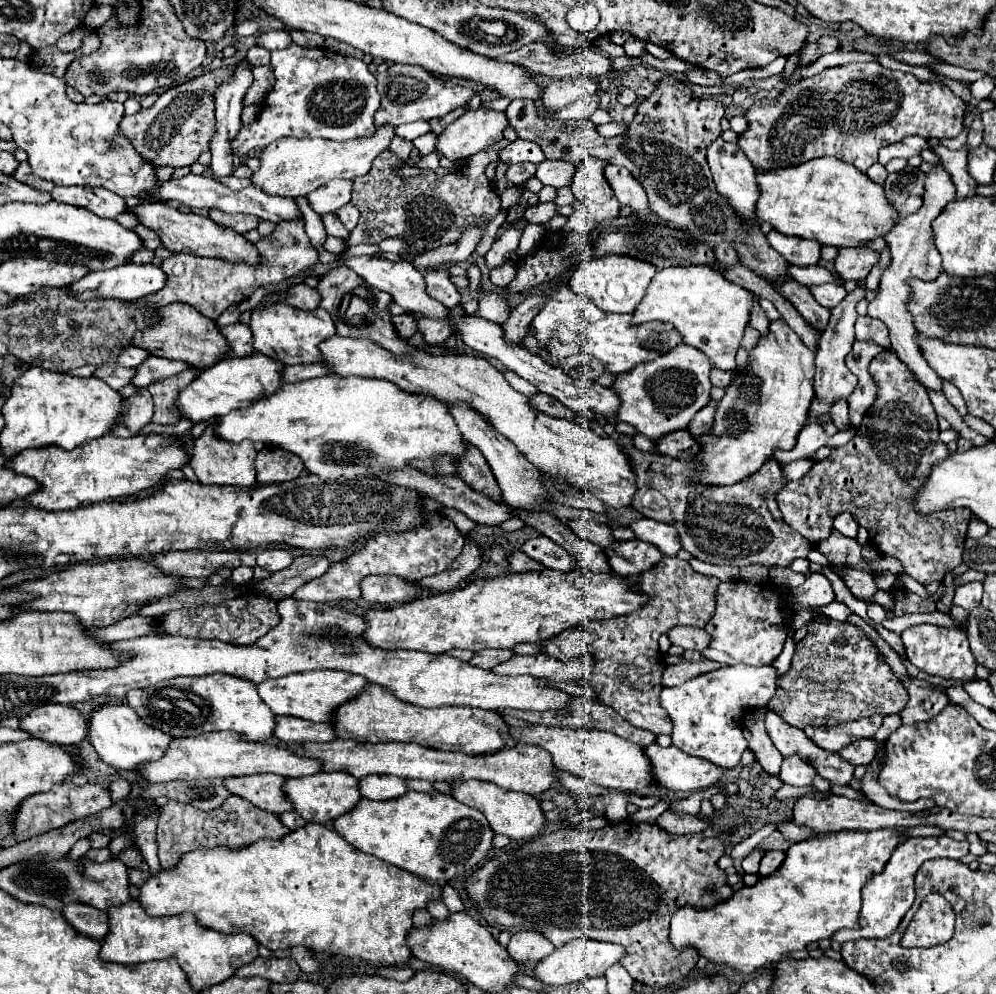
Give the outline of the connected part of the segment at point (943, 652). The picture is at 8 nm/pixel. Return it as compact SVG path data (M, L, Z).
M916 625L906 629L902 635L902 643L906 647L908 659L928 675L938 675L954 681L968 681L976 675L976 659L970 651L966 631L964 629L946 629L938 625Z

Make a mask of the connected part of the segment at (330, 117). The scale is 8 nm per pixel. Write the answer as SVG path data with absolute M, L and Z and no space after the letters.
M292 43L282 51L272 51L270 65L274 69L276 83L264 99L262 113L254 123L240 129L240 135L234 139L232 149L236 155L246 155L250 149L266 149L280 137L324 137L324 139L356 139L362 135L374 133L374 113L380 107L380 93L376 91L376 77L368 71L368 65L356 57L340 55L332 49L308 49Z

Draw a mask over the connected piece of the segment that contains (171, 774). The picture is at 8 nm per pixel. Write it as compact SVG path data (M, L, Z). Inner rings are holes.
M216 731L204 733L198 737L182 737L174 739L166 751L166 755L158 761L144 763L138 767L142 777L150 783L166 783L172 779L206 779L206 777L240 777L252 773L278 773L284 777L304 777L312 773L320 773L320 763L316 759L306 759L288 751L280 745L256 743L244 739L244 735L236 735L232 731Z

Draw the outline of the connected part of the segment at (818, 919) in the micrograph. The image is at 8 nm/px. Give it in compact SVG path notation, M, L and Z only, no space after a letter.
M878 829L878 831L840 831L830 833L828 837L816 837L808 841L794 843L786 859L774 875L760 877L754 887L740 887L730 899L716 903L714 907L700 909L694 905L684 905L672 917L670 925L670 943L676 951L696 949L700 957L706 957L712 963L728 965L738 973L752 975L756 969L778 963L780 959L788 957L790 951L806 949L808 943L830 939L842 927L854 929L858 925L860 913L860 891L866 885L872 873L878 873L884 863L888 863L894 847L904 841L904 837L896 835L892 829Z

